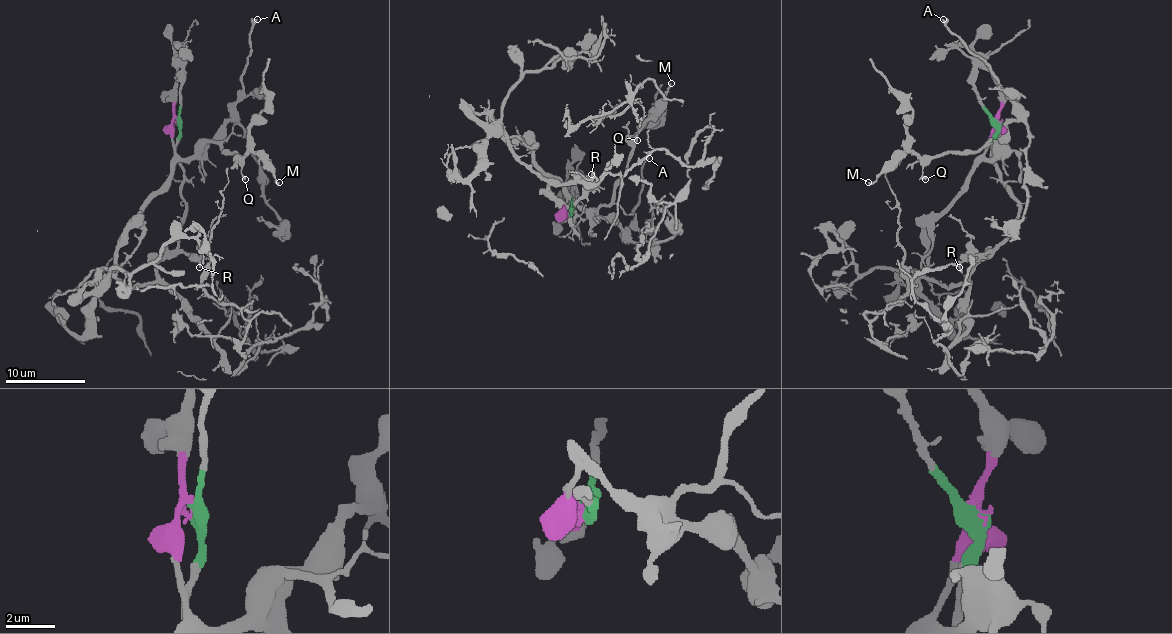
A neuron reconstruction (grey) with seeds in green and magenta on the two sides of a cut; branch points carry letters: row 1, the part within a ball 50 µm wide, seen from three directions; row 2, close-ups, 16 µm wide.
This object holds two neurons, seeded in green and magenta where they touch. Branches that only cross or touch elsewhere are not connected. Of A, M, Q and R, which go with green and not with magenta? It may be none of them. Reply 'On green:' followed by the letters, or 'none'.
On green: R

